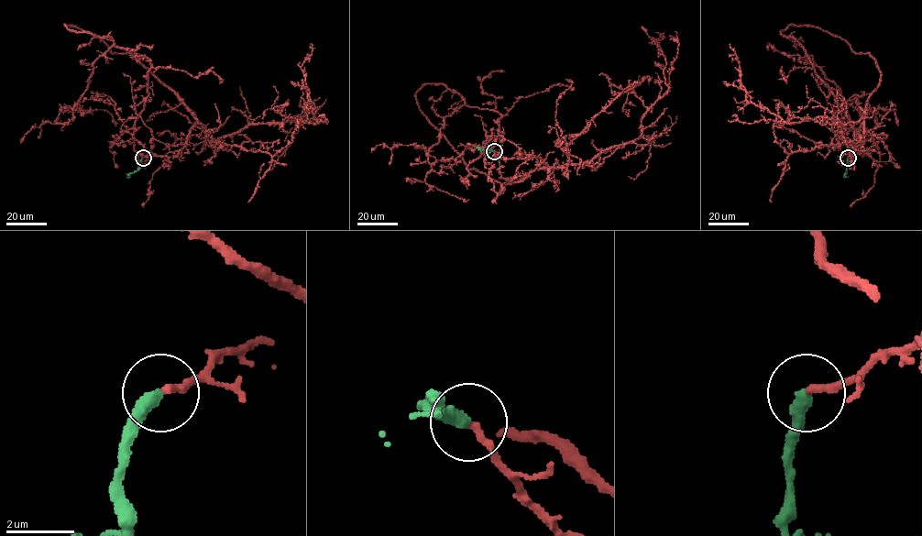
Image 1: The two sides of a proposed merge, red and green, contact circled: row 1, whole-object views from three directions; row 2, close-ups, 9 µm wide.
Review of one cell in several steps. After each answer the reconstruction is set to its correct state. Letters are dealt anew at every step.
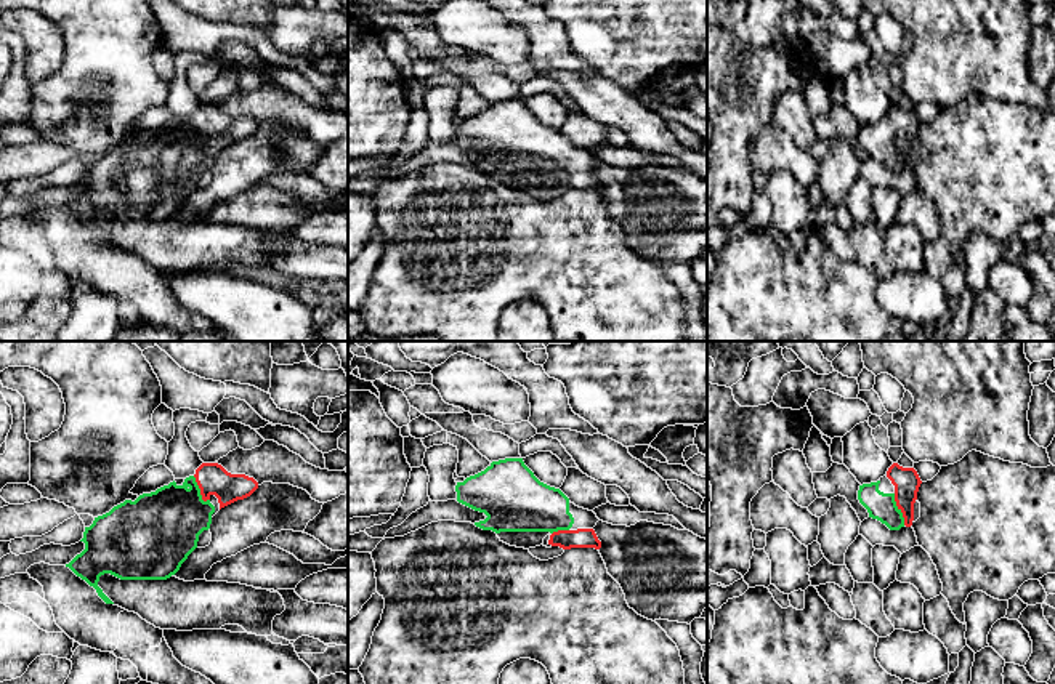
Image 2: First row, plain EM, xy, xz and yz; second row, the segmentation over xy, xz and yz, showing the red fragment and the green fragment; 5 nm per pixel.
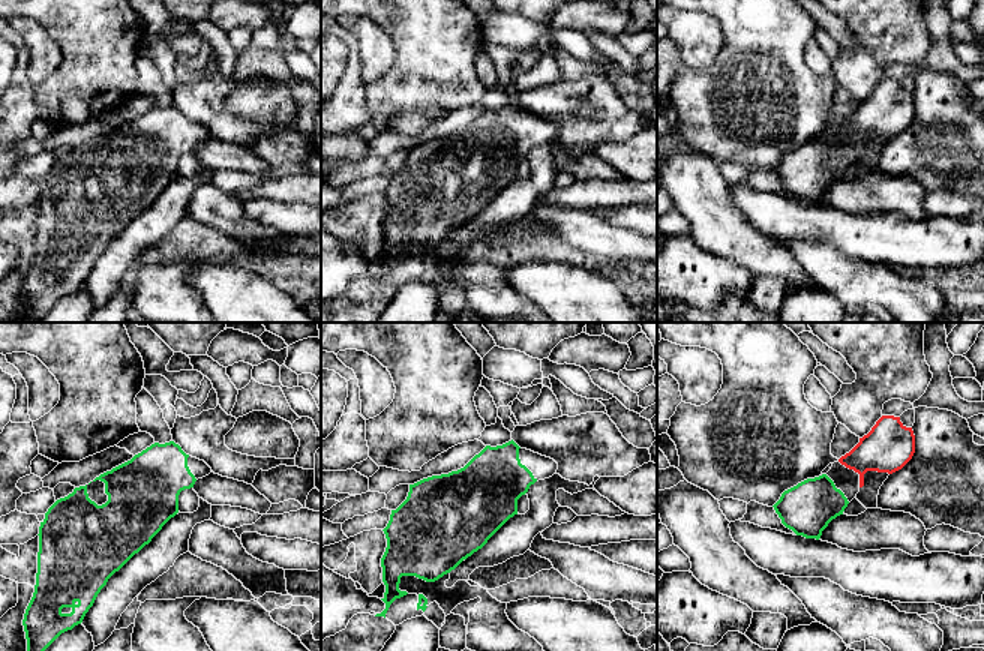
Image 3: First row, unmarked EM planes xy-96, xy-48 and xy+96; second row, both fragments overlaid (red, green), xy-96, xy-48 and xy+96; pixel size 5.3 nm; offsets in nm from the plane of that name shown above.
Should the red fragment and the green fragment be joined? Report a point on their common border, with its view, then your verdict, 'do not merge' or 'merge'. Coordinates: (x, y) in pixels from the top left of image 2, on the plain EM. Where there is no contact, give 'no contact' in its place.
contact yz (898, 149); merge

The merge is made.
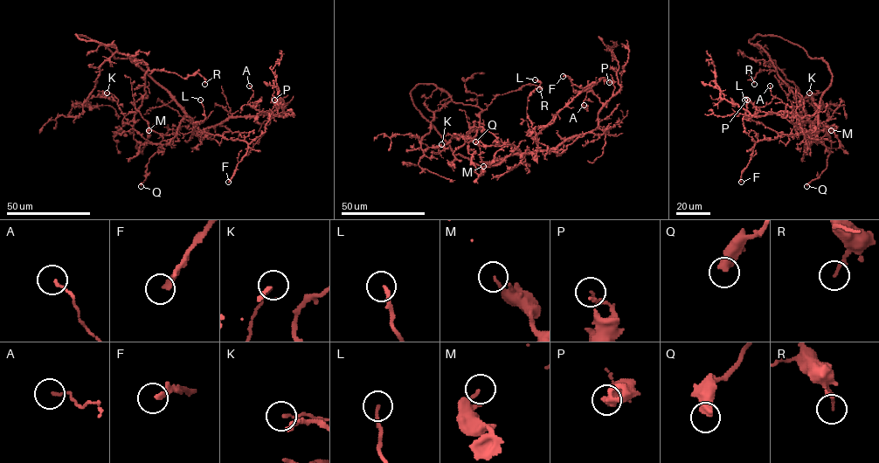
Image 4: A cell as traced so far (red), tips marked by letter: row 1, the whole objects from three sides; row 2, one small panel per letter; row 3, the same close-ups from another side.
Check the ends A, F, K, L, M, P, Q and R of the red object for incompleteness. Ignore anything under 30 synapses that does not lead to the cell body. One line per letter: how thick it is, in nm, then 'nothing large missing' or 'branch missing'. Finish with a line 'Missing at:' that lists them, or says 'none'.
A: 130 nm thick; nothing large missing
F: 240 nm thick; branch missing
K: 110 nm thick; nothing large missing
L: 150 nm thick; nothing large missing
M: 140 nm thick; nothing large missing
P: 130 nm thick; nothing large missing
Q: 480 nm thick; nothing large missing
R: 160 nm thick; nothing large missing
Missing at: F

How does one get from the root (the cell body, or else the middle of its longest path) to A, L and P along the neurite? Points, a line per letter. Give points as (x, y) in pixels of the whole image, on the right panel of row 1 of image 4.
A: (798, 133), (807, 135), (817, 117), (816, 129), (806, 117), (759, 112), (757, 107), (774, 98), (770, 86)
L: (798, 133), (807, 135), (809, 125), (817, 116), (817, 130), (785, 135), (749, 119), (744, 100)
P: (798, 133), (807, 135), (817, 117), (816, 129), (806, 117), (791, 113), (751, 115), (747, 100)

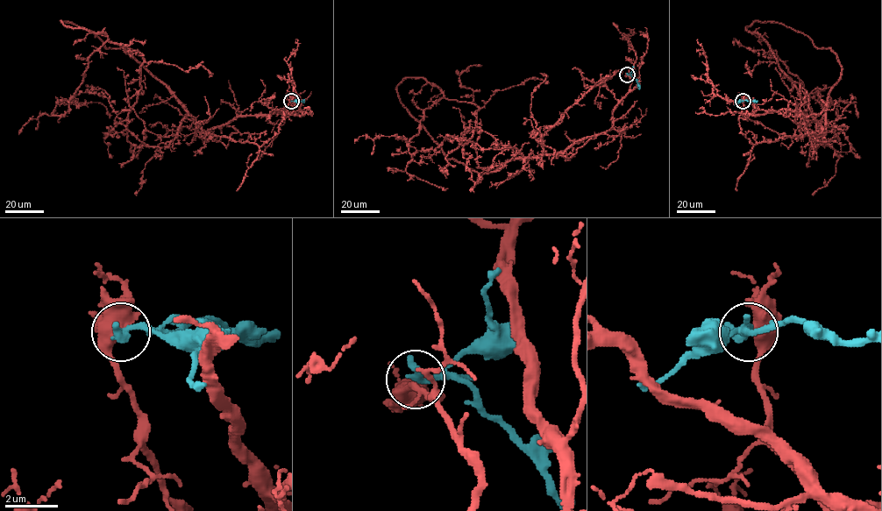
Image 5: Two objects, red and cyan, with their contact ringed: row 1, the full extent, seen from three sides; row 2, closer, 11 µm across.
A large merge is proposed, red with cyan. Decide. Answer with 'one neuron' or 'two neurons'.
two neurons

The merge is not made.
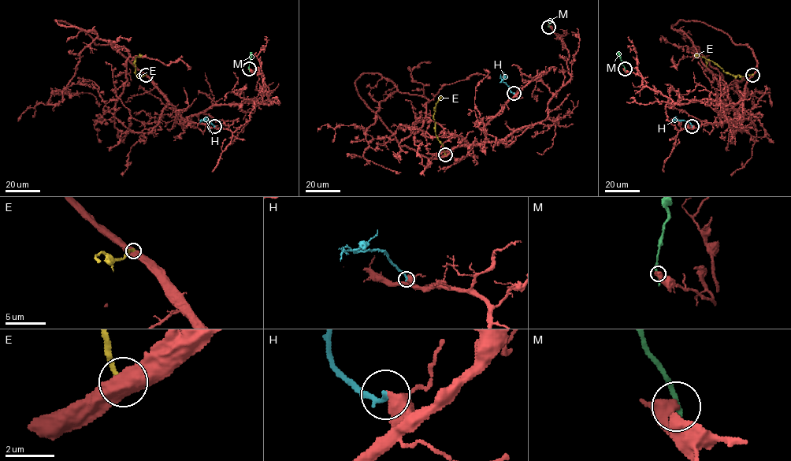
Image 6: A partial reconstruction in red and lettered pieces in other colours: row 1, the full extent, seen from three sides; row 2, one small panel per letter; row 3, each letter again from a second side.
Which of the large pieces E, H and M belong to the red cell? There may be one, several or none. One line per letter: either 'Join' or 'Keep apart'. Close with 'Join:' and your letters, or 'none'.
E: Keep apart
H: Join
M: Keep apart
Join: H

